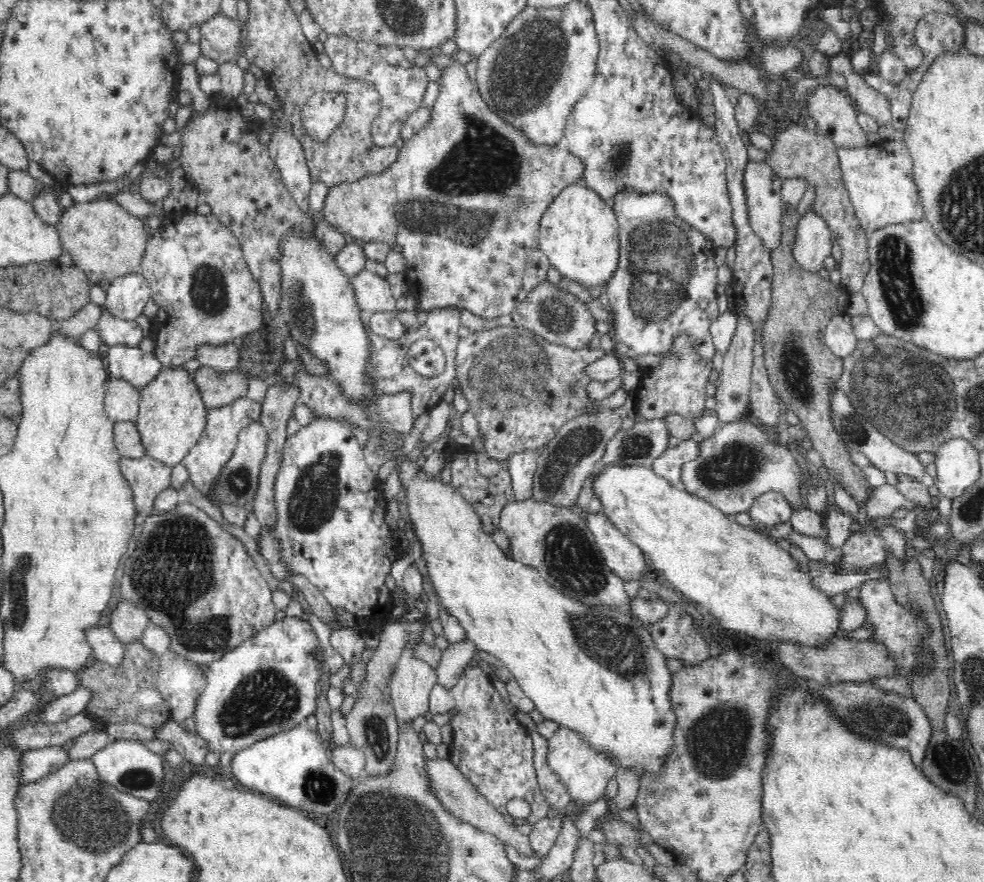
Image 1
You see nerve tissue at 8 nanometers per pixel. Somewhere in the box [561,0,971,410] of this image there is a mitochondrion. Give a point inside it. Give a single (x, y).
(662, 259)

